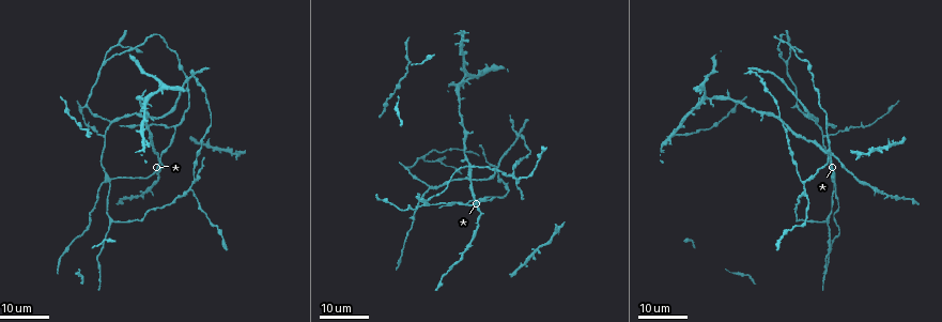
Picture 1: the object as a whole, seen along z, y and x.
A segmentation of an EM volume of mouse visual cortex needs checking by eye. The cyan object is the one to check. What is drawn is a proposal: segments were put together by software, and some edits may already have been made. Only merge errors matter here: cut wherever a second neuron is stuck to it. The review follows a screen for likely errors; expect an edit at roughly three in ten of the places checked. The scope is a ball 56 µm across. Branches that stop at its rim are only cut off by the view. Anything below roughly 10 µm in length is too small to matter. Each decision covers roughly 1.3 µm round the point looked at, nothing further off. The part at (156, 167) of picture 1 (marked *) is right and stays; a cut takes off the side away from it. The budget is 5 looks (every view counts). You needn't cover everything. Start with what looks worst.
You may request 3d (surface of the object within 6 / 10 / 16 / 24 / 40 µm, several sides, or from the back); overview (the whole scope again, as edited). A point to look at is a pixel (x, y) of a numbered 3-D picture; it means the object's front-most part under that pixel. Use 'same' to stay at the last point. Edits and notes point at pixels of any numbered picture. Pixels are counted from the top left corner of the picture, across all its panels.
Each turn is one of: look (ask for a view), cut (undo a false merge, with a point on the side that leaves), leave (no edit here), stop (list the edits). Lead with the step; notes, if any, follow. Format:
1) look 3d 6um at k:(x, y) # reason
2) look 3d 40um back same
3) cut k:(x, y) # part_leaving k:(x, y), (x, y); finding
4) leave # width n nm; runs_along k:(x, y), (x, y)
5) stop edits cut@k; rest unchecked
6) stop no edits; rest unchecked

look 3d 16um at 1:(161, 151) # four arms meet

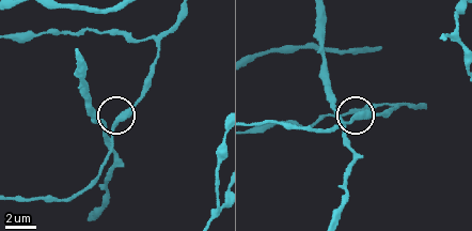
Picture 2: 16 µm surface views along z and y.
look 3d 10um at 2:(355, 116)

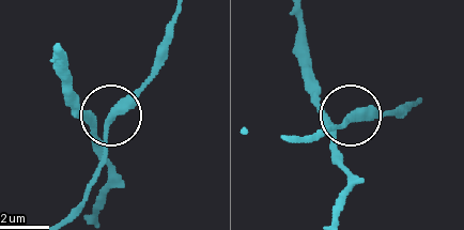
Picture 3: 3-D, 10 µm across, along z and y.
leave # width 300 nm; runs_along 3:(88, 184), (104, 149), (106, 118), (157, 65); continuous, no second neuron

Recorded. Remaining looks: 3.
look 3d 16um at 1:(188, 187) # thin arm on a thick one

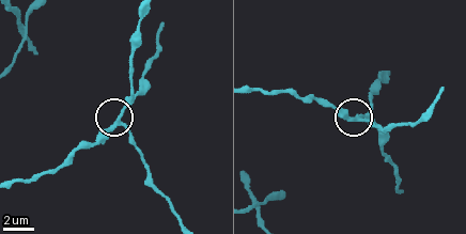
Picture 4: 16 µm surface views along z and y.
look 3d 10um at 4:(356, 115) # closer look

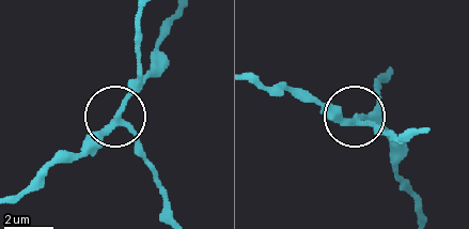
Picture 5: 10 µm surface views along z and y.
leave # width 200 nm; runs_along 5:(256, 79), (317, 100), (342, 118), (357, 117), (395, 133); one neuron here

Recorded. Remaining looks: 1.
stop no edits; rest unchecked

